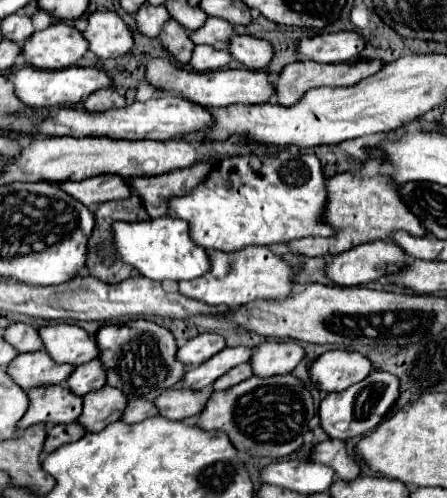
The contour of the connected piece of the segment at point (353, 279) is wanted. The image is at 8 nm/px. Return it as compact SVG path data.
M376 240L376 242L366 242L352 250L346 250L344 254L336 254L334 258L328 258L324 272L326 272L326 278L338 286L360 286L360 284L374 282L388 272L396 272L406 264L408 264L406 254L394 242Z

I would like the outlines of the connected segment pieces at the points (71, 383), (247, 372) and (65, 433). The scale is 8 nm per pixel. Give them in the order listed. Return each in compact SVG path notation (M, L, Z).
M92 360L78 366L66 380L66 386L74 390L74 394L78 396L86 396L92 390L100 390L104 384L106 384L106 370L100 364L100 360Z
M248 364L236 366L236 368L232 368L228 374L220 376L220 378L214 382L214 390L228 390L228 388L232 388L232 386L236 386L236 384L240 384L240 382L252 378L252 376L254 376L252 366L248 366Z
M70 422L70 424L56 424L50 428L46 444L44 444L44 454L54 452L56 448L60 448L62 444L70 444L80 440L86 434L84 426L80 422Z

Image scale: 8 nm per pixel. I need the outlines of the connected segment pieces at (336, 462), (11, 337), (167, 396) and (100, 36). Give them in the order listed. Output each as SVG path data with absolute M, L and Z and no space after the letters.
M326 440L326 442L320 442L312 450L312 456L310 458L314 462L332 466L342 480L354 480L360 474L360 466L356 464L354 456L348 454L346 444L342 440Z
M10 324L6 328L6 334L4 338L18 350L18 352L36 352L36 350L42 350L44 348L44 342L38 334L38 330L30 324Z
M166 390L156 398L160 416L168 420L184 420L204 410L212 390Z
M112 10L90 14L84 38L88 38L90 50L98 58L118 58L128 54L134 46L132 30Z

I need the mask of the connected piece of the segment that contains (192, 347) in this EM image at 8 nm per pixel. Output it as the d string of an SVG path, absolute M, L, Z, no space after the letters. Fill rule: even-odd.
M204 332L204 334L198 334L196 338L188 340L188 344L178 350L178 358L180 358L180 362L184 362L188 366L198 366L198 364L210 360L214 354L218 354L224 348L226 348L226 340L220 334Z

